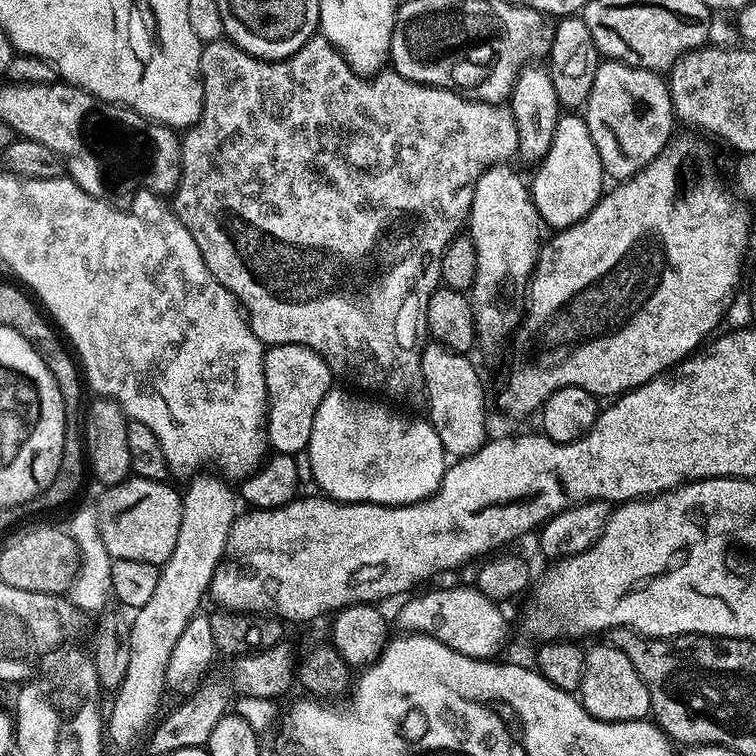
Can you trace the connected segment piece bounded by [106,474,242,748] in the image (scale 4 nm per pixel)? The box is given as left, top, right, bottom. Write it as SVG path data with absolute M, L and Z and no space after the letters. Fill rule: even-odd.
M204 474L193 475L189 479L193 480L189 482L188 489L183 489L184 509L182 510L182 526L178 529L178 543L174 546L174 554L170 554L168 561L160 568L158 587L154 590L150 602L146 602L146 606L135 609L131 617L129 669L126 672L125 680L115 691L116 701L113 702L112 709L109 712L107 709L106 712L106 736L111 747L112 744L116 748L134 747L143 736L145 739L154 721L161 715L160 703L164 700L164 692L166 693L167 666L170 664L170 656L187 624L201 611L200 603L203 602L204 595L207 592L209 595L213 587L216 567L224 556L226 542L230 538L230 530L242 511L239 491L235 487L231 488L227 484L229 481L223 475L220 475L221 477L200 475Z

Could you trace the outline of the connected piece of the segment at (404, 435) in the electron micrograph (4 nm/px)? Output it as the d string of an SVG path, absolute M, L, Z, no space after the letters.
M333 386L326 398L322 398L322 406L318 406L318 414L314 414L314 430L310 430L310 442L306 451L310 456L310 465L313 466L313 481L315 486L325 497L339 500L346 504L413 504L419 500L427 500L438 490L438 486L444 477L446 467L446 453L434 426L429 424L427 419L411 420L408 416L399 416L396 412L391 412L384 404L379 404L379 399L369 398L364 394L353 394L347 387Z

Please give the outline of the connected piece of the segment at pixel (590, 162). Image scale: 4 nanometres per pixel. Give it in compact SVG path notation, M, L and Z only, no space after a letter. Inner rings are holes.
M580 114L561 115L550 150L546 150L535 168L532 180L530 176L532 201L541 221L547 227L549 224L552 230L569 228L582 222L582 218L594 210L606 191L606 177L602 158L598 158L598 146L594 146L594 138L590 138L590 130Z

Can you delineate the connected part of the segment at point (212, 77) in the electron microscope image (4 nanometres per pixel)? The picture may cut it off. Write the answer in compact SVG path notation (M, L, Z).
M323 34L311 36L285 60L260 60L246 54L246 50L227 38L209 40L200 50L200 79L204 81L204 112L198 122L183 133L180 142L180 182L174 193L174 212L186 230L190 230L190 238L198 242L198 250L210 274L214 274L220 285L236 297L246 313L252 333L261 344L306 346L326 362L337 381L368 394L421 395L424 379L420 365L420 335L423 337L428 331L426 306L434 290L442 284L442 254L465 227L481 174L517 155L520 147L518 126L511 107L504 102L491 104L485 100L469 100L458 92L407 80L394 70L381 70L371 78L360 76L348 65L339 48Z

